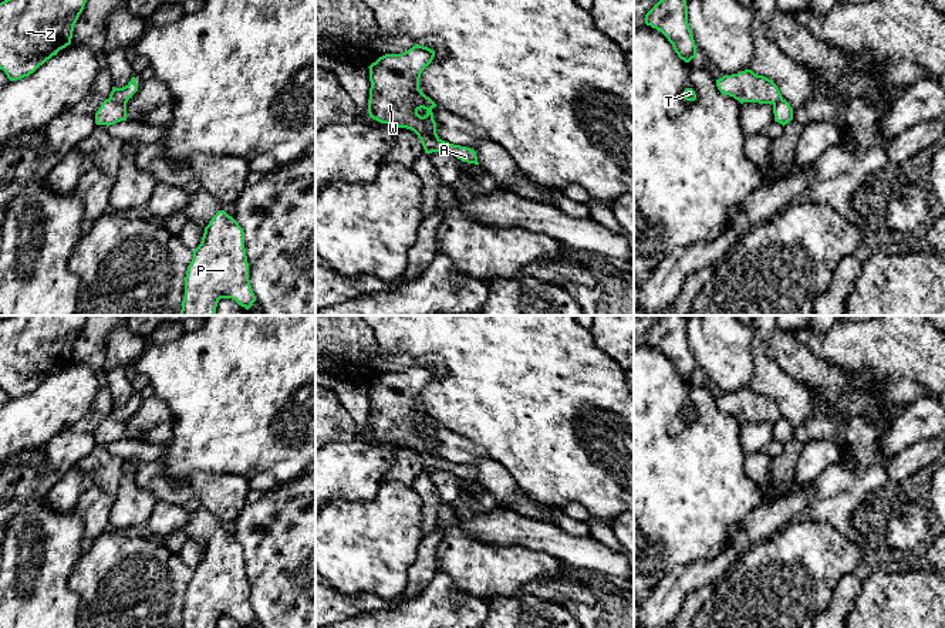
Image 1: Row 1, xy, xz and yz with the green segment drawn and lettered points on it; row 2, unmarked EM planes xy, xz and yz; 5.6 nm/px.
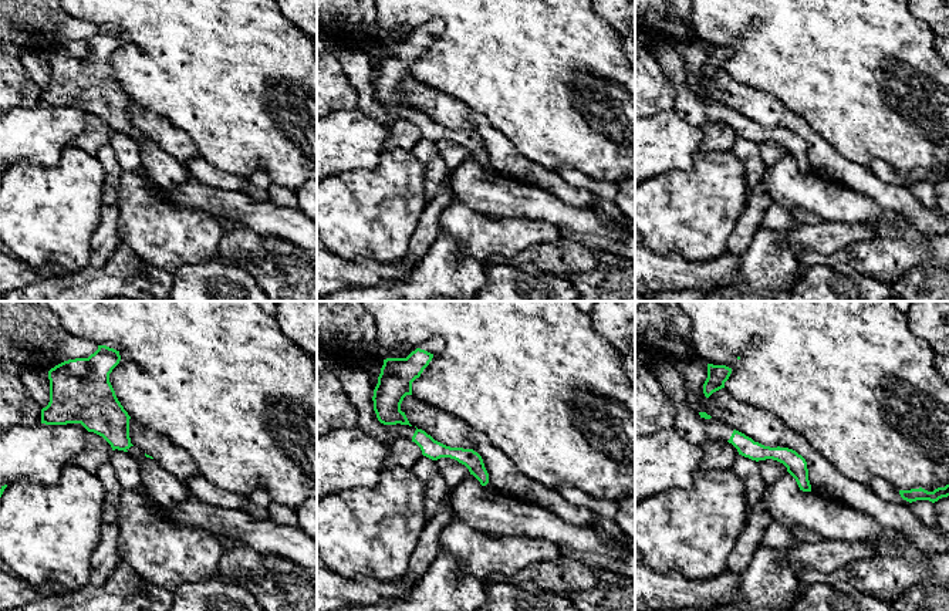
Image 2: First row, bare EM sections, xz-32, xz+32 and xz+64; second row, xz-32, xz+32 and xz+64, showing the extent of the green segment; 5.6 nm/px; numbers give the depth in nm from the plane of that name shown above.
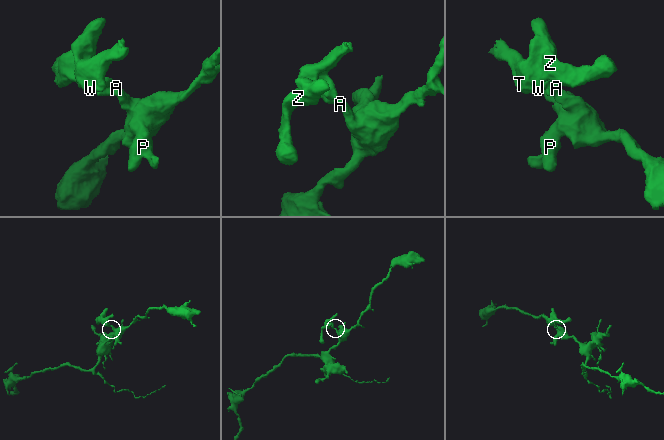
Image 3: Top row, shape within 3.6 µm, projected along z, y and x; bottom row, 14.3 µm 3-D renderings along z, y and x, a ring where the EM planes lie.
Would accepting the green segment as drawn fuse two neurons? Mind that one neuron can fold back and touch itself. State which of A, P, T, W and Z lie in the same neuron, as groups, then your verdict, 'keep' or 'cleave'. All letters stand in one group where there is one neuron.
A P / T W Z | cleave

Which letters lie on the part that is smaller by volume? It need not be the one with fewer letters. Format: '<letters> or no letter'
T, W, Z

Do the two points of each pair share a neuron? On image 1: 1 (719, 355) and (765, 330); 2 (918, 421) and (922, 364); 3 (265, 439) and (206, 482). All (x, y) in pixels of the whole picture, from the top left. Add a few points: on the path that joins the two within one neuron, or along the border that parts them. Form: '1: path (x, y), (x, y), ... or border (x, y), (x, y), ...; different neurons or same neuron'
1: border (749, 330), (753, 353), (752, 371); different neurons
2: border (930, 395), (922, 395), (904, 407); different neurons
3: border (247, 479), (239, 475), (193, 473), (184, 483); different neurons

